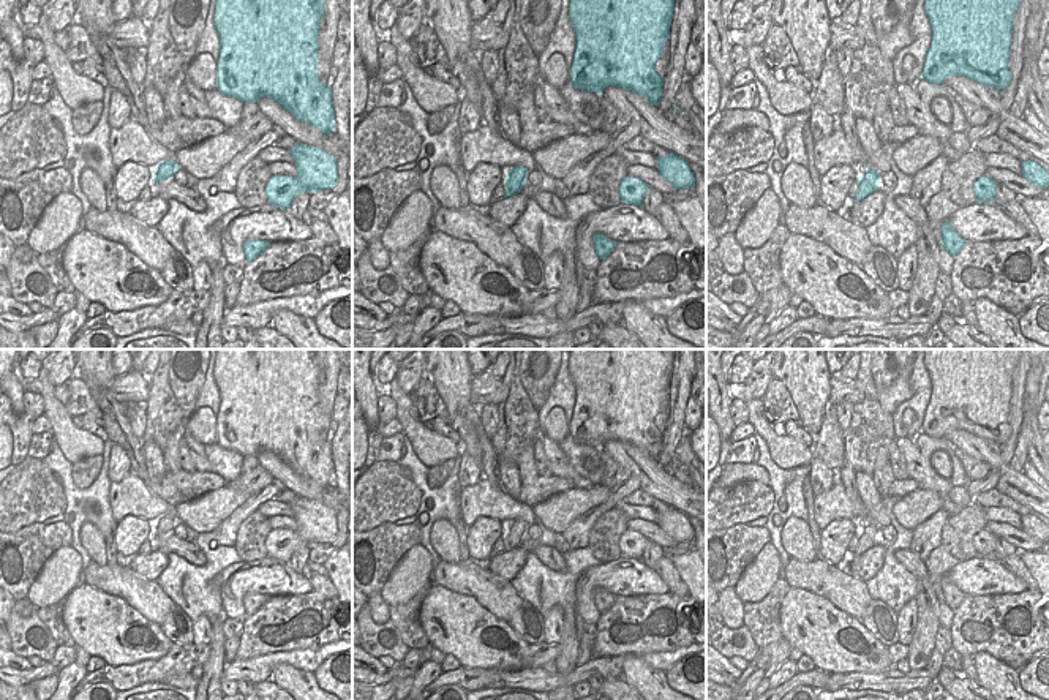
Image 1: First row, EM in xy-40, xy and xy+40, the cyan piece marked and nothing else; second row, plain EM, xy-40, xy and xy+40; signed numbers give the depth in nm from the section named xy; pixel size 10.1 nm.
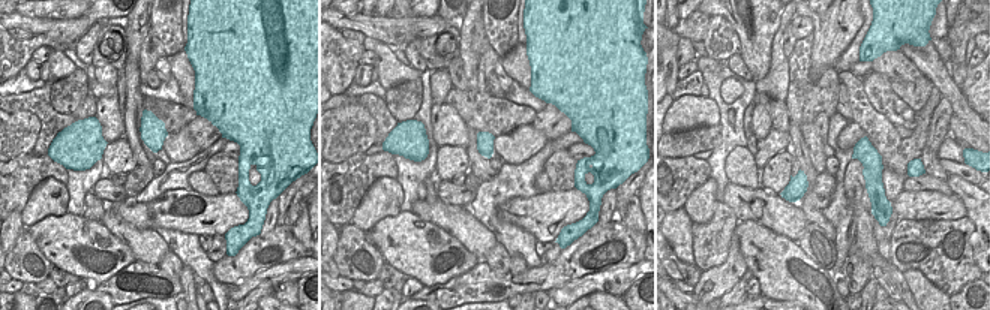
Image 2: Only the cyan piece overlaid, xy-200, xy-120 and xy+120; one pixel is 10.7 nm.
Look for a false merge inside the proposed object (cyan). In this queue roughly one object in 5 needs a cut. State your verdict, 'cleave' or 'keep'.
keep

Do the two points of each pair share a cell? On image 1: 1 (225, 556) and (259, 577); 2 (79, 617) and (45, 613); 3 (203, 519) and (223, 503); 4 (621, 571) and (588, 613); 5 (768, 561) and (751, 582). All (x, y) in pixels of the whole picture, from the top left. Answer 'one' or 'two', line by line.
1: two
2: two
3: one
4: one
5: one

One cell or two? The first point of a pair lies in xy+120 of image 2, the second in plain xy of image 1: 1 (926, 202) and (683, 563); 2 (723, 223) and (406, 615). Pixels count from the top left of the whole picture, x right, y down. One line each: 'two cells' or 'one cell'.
1: two cells
2: one cell

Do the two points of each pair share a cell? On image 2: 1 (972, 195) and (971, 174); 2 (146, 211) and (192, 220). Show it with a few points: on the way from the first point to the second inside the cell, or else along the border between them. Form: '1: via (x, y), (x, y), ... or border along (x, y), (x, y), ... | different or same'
1: border along (950, 174), (957, 174), (974, 184) | different
2: via (158, 213), (180, 216) | same

